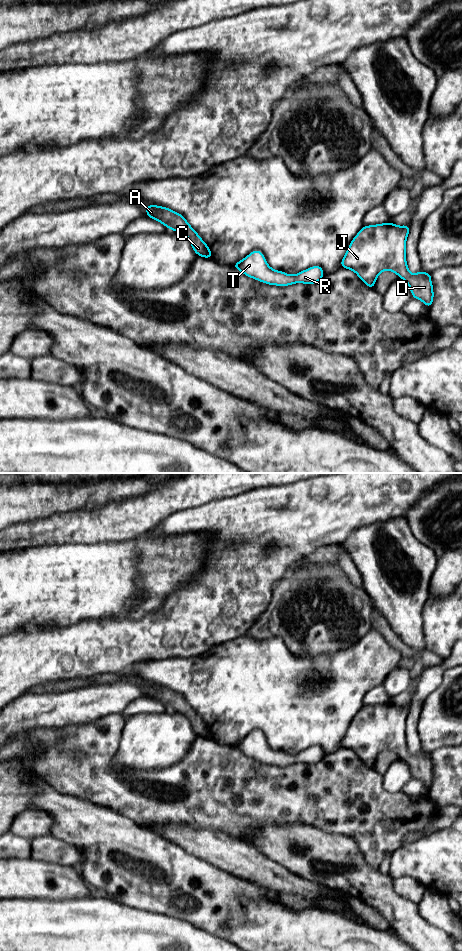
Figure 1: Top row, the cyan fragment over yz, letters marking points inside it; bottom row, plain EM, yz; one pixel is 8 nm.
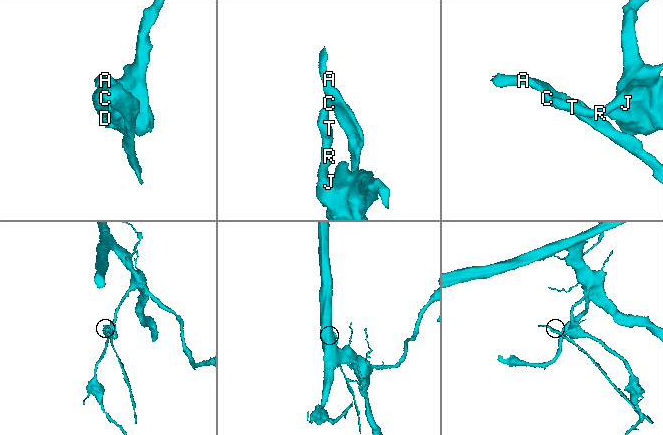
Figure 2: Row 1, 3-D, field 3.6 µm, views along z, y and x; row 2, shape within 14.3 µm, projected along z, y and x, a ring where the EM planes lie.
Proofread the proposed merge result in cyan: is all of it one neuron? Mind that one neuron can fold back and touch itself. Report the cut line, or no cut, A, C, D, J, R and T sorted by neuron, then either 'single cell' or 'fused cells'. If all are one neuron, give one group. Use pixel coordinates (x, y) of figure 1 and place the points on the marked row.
cut yz (210, 252), (208, 257); groups A C / D J R T; fused cells

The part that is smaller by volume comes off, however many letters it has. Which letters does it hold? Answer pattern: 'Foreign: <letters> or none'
Foreign: A, C

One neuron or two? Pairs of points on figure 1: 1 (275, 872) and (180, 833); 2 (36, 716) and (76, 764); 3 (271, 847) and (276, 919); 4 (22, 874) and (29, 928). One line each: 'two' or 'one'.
1: one
2: two
3: two
4: two

